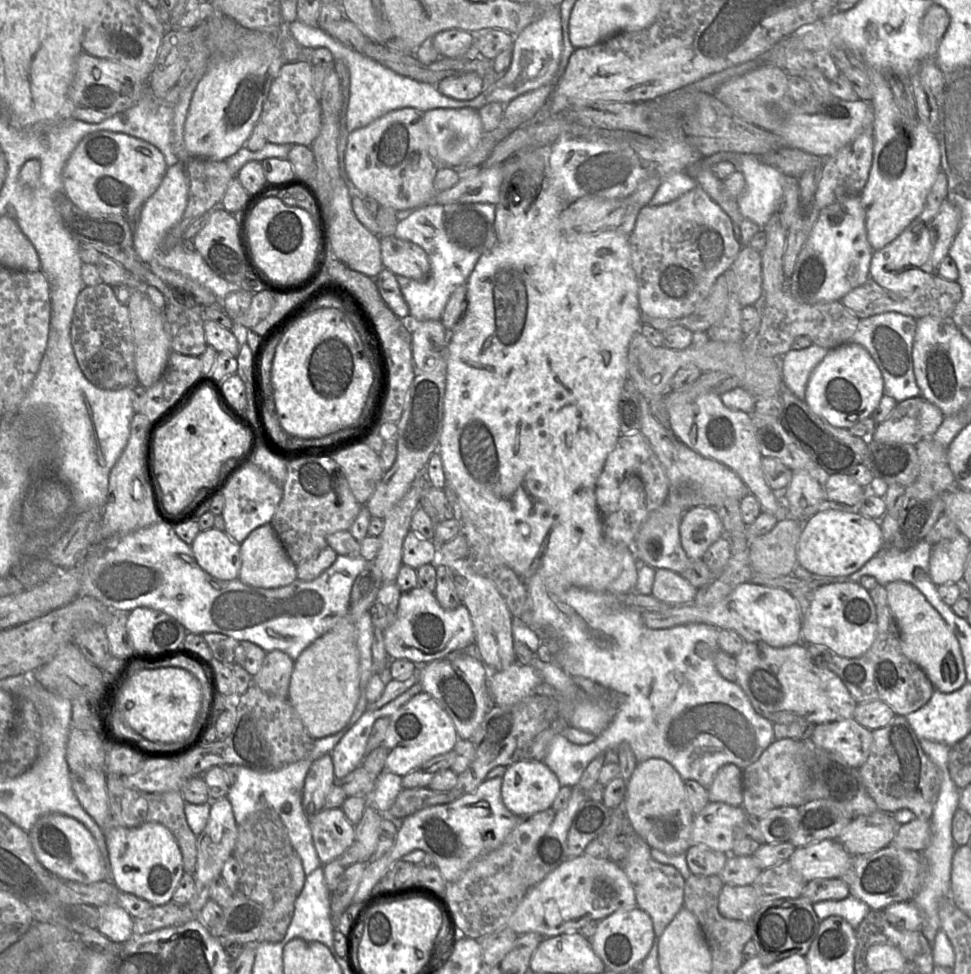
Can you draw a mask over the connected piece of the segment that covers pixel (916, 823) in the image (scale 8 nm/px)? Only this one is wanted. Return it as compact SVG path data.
M918 818L898 826L889 845L897 849L923 852L931 842L931 822Z

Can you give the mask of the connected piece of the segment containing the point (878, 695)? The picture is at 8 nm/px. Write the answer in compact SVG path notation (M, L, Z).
M877 584L869 593L876 608L877 633L872 646L864 655L846 658L839 656L826 645L806 645L814 663L835 673L858 704L881 701L887 704L896 716L907 716L927 704L935 688L924 671L902 652L900 633L888 604L885 587Z

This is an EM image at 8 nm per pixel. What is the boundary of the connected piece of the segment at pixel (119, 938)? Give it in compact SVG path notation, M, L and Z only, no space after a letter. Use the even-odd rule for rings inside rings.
M118 905L101 906L97 930L112 942L123 944L133 935L133 920L130 914Z

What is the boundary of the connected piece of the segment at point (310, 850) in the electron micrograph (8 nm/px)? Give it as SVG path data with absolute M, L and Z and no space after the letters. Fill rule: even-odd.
M368 685L365 686L365 690L360 690L359 701L349 722L338 733L315 740L312 750L304 759L289 764L277 771L263 773L244 766L237 766L236 781L230 786L226 797L231 803L237 827L257 809L257 805L260 800L264 800L269 806L271 806L278 813L285 825L293 850L301 858L306 876L311 874L318 867L322 866L322 863L314 846L309 819L302 807L302 790L305 778L312 763L326 754L331 754L333 748L338 744L345 733L367 711L367 706L369 704L366 698L367 686Z

